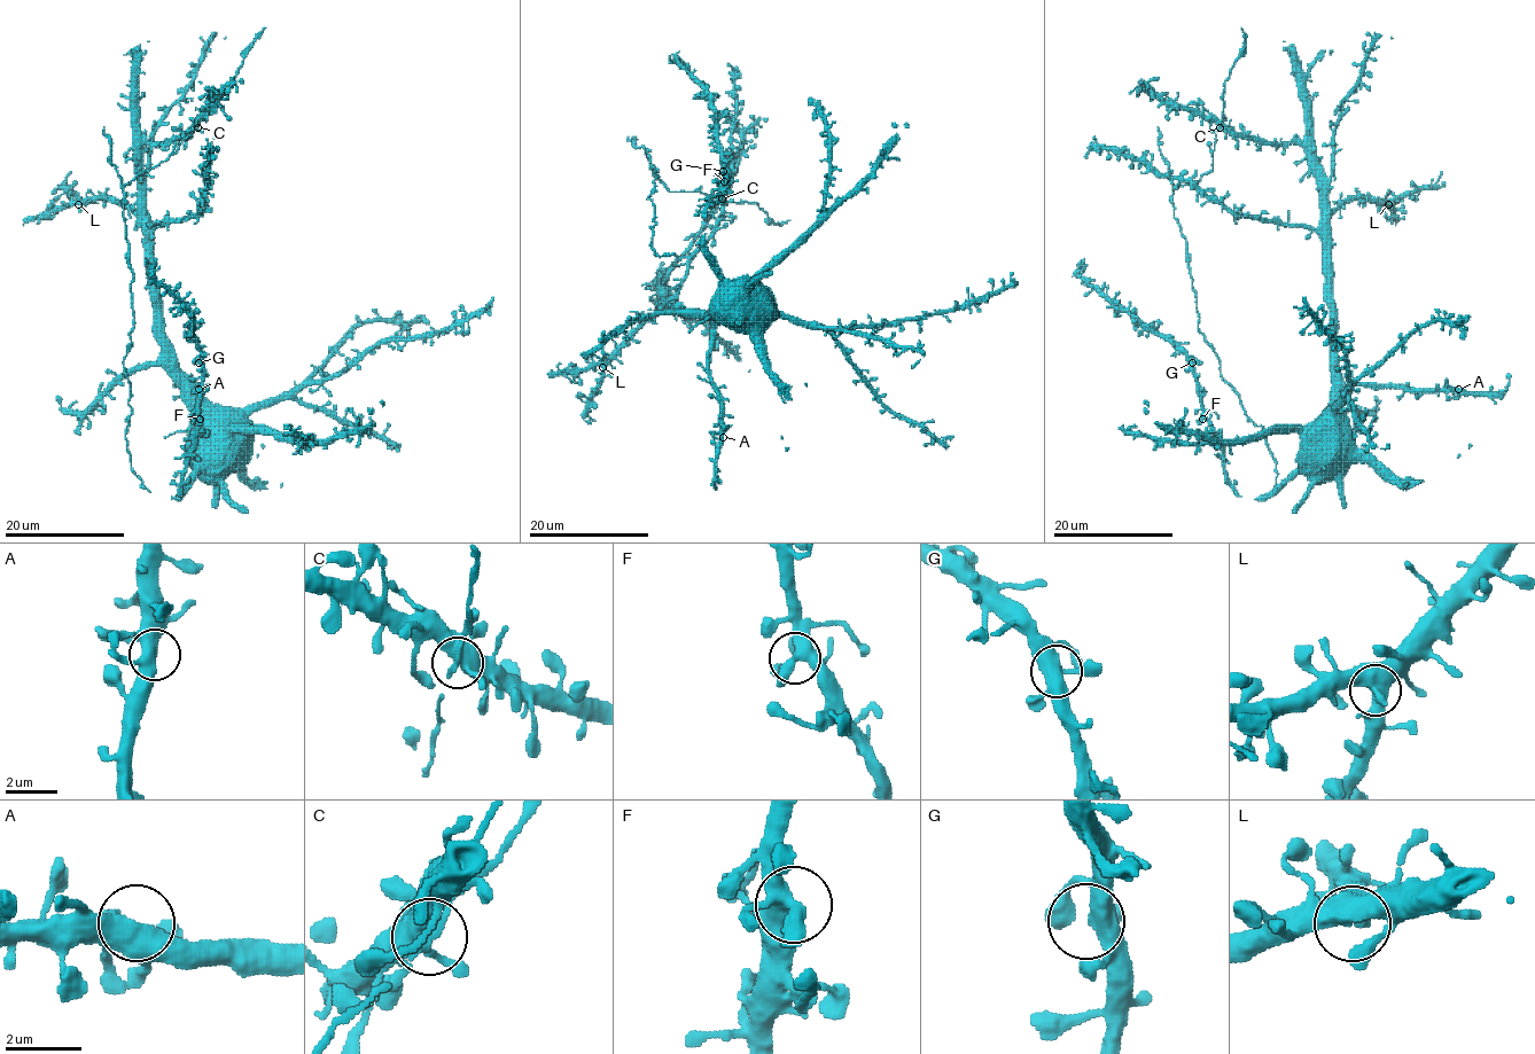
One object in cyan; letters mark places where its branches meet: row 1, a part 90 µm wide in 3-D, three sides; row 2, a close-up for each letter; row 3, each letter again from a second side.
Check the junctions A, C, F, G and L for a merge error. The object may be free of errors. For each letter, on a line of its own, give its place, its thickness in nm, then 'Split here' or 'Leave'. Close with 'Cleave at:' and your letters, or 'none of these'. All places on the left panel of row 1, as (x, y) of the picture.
A: Place: (199, 389). Thickness 460 nm. Leave
C: Place: (197, 127). Thickness 440 nm. Leave
F: Place: (200, 419). Thickness 420 nm. Leave
G: Place: (199, 362). Thickness 400 nm. Leave
L: Place: (78, 204). Thickness 480 nm. Leave
Cleave at: none of these

